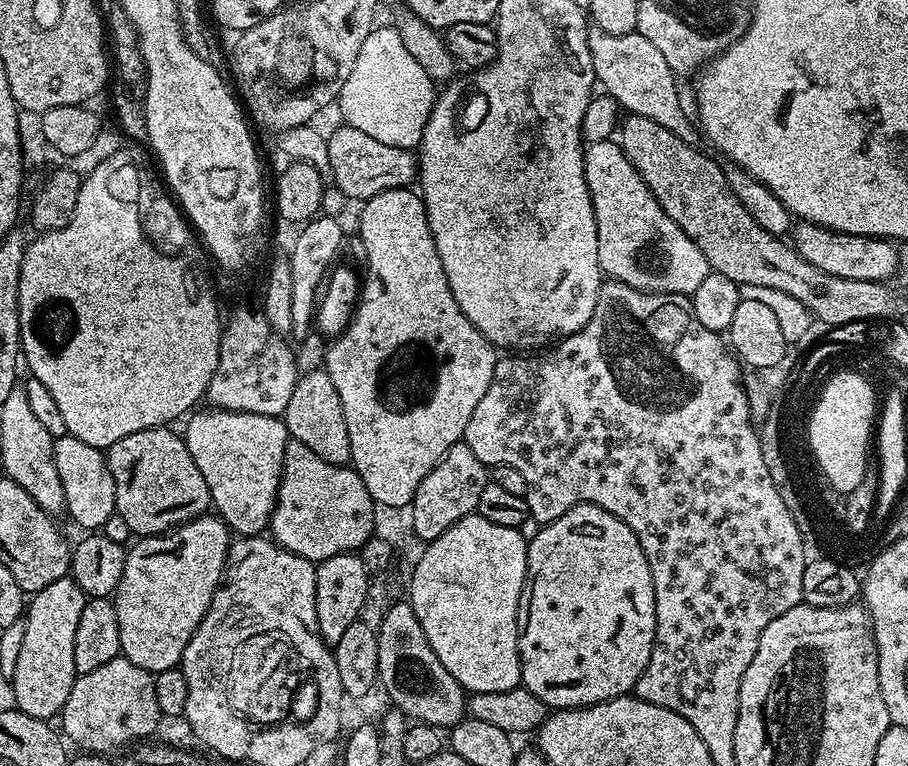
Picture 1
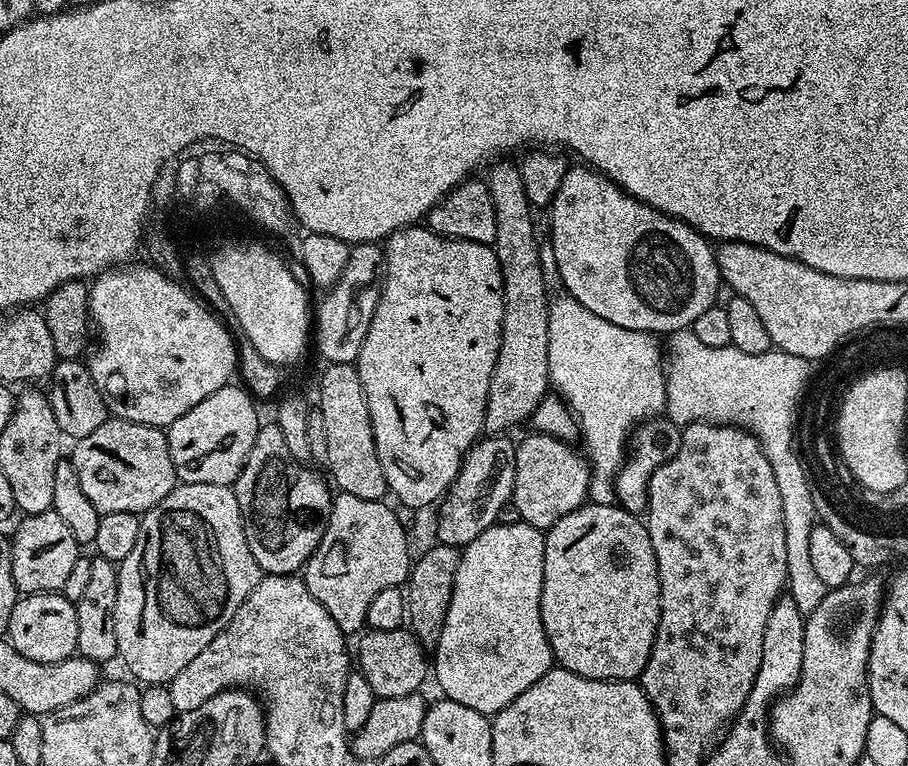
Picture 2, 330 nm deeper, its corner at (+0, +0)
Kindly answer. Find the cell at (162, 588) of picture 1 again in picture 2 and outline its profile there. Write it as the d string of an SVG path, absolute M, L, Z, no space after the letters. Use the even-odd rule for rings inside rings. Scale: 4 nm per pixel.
M177 483L162 502L140 516L138 542L118 565L118 602L114 606L114 634L118 637L118 656L128 667L133 681L145 684L171 684L193 658L198 658L238 606L258 586L261 570L246 542L244 519L235 491L227 484Z

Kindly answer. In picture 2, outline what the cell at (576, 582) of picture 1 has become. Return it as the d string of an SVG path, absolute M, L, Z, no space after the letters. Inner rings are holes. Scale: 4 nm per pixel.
M586 502L578 510L566 514L566 518L558 518L558 522L554 522L554 526L544 532L544 577L540 609L542 610L542 626L546 630L546 638L552 647L552 658L559 667L591 680L636 680L639 678L652 653L656 627L660 621L658 562L654 558L654 546L650 542L647 523L637 513L627 512L619 503L596 505Z

